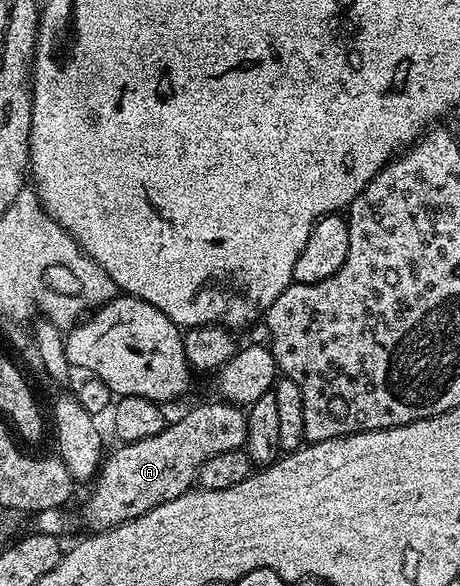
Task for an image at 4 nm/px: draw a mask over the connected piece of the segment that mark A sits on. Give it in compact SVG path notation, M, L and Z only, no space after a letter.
M216 401L191 407L174 426L173 423L166 425L165 430L159 432L159 436L149 436L147 440L114 445L114 450L104 455L99 477L95 482L97 487L81 510L82 516L85 517L86 531L102 534L105 530L114 530L125 522L151 512L151 508L159 508L159 504L167 504L167 500L183 496L188 490L194 489L198 472L211 456L219 452L242 449L247 436L246 411L242 407L233 405L232 402Z

